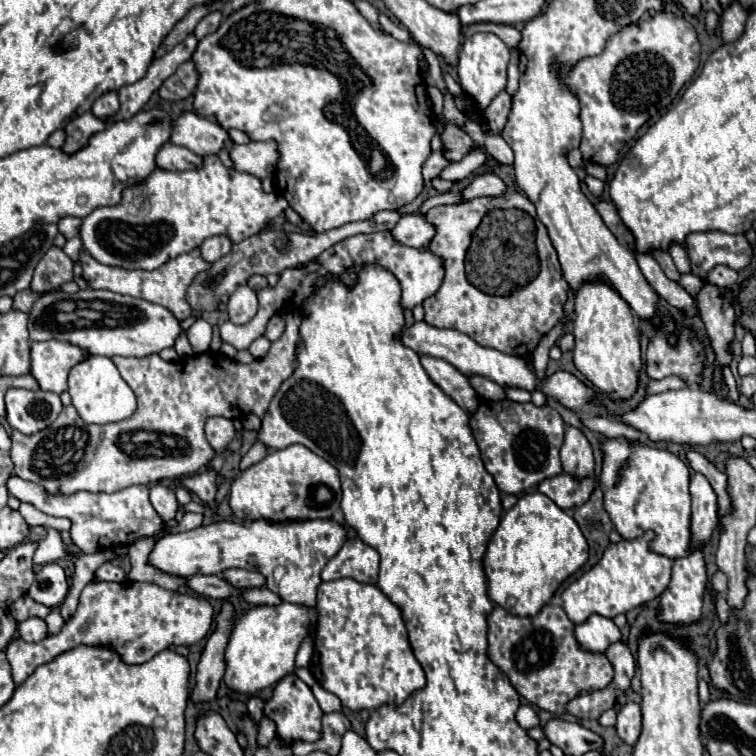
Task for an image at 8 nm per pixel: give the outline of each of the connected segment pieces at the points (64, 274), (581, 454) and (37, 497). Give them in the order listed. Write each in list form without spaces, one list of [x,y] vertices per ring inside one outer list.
[[[50,248],[42,260],[38,262],[34,270],[34,278],[30,284],[30,290],[36,294],[44,294],[50,290],[60,288],[62,284],[70,282],[74,278],[72,274],[72,260],[62,252],[62,248]]]
[[[572,426],[566,428],[566,438],[560,450],[560,458],[562,458],[564,472],[574,478],[586,478],[586,476],[592,476],[594,472],[592,448],[586,436],[578,428],[572,428]]]
[[[12,476],[8,480],[8,490],[14,494],[20,502],[30,502],[40,512],[48,516],[68,518],[72,522],[70,526],[70,538],[80,548],[82,554],[94,554],[102,548],[114,548],[114,546],[130,546],[132,542],[140,538],[154,538],[160,536],[166,528],[178,526],[178,520],[162,520],[160,514],[150,504],[148,486],[128,486],[124,490],[112,492],[112,494],[92,494],[92,492],[76,492],[72,496],[52,496],[48,494],[40,484],[22,480],[18,476]]]

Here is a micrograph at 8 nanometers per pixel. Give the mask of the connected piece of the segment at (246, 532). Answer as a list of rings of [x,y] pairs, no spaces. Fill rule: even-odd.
[[[256,520],[250,526],[236,522],[214,522],[188,532],[174,532],[158,538],[148,556],[148,564],[164,574],[190,578],[194,574],[222,574],[230,568],[258,570],[266,576],[266,586],[278,592],[284,602],[314,608],[316,588],[322,582],[320,572],[324,564],[340,550],[346,540],[346,530],[334,520],[306,520],[270,524]],[[284,566],[286,574],[280,584],[274,584],[274,568]]]

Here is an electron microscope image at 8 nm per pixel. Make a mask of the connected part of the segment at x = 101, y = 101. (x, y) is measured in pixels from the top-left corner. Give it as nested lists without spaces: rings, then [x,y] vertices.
[[[106,92],[104,96],[100,96],[94,106],[92,106],[92,112],[98,116],[98,118],[110,118],[118,112],[120,104],[118,104],[118,94],[116,92]]]

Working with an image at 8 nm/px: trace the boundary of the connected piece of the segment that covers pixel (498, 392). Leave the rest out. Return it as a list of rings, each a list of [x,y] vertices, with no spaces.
[[[472,376],[470,378],[470,384],[472,384],[472,388],[482,396],[482,398],[486,398],[486,400],[506,400],[506,392],[504,392],[504,388],[502,386],[498,386],[496,382],[492,382],[492,380],[486,380],[486,378],[482,378],[482,376]]]

